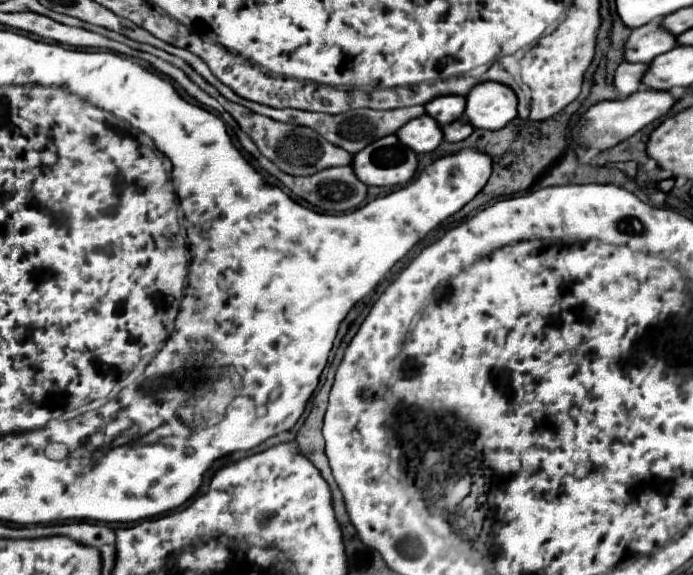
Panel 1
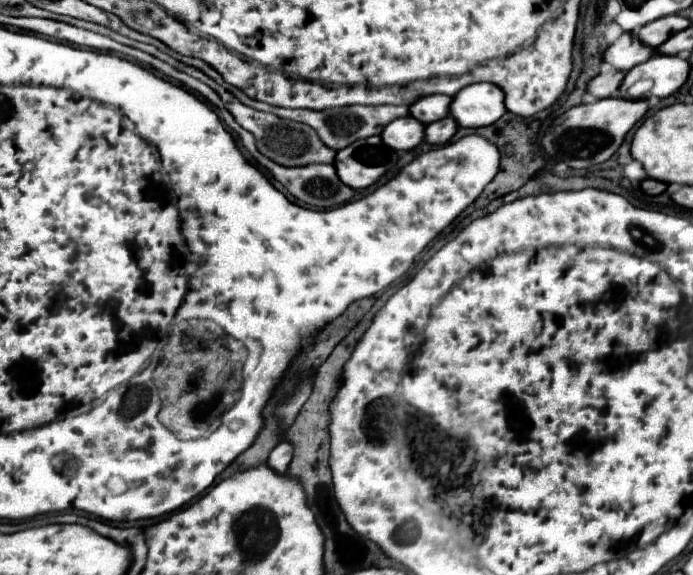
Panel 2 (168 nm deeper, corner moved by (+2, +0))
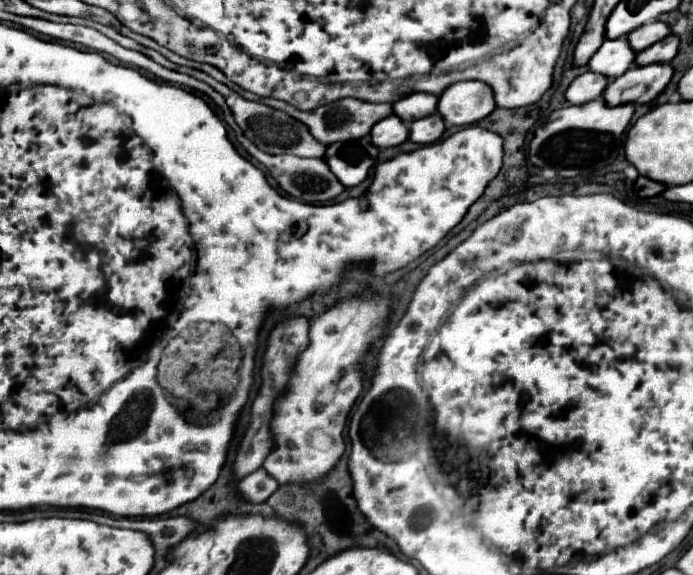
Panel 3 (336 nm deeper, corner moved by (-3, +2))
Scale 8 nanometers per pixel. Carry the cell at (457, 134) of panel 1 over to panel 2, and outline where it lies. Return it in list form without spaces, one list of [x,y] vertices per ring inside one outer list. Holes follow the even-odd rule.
[[[446,116],[442,120],[426,124],[426,128],[424,128],[424,140],[428,144],[446,144],[454,136],[456,128],[458,128],[458,124],[452,120],[452,116]]]

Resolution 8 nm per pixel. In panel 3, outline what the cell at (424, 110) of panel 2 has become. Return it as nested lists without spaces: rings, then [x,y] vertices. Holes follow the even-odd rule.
[[[413,92],[405,98],[401,98],[399,102],[393,104],[395,114],[405,122],[411,124],[413,120],[431,116],[437,110],[437,102],[439,98],[433,94],[425,94],[425,92]]]

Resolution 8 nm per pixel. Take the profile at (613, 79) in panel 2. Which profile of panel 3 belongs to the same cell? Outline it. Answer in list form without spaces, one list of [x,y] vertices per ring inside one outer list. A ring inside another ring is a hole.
[[[585,72],[573,80],[573,84],[565,92],[565,98],[569,104],[585,104],[601,98],[607,84],[609,84],[607,76],[597,72]]]

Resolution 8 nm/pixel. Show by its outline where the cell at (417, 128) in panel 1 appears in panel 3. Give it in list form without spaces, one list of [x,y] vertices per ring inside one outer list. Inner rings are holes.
[[[393,114],[393,116],[377,122],[377,126],[373,126],[371,138],[373,138],[373,144],[379,148],[399,146],[409,138],[409,128],[401,122],[399,116]]]

